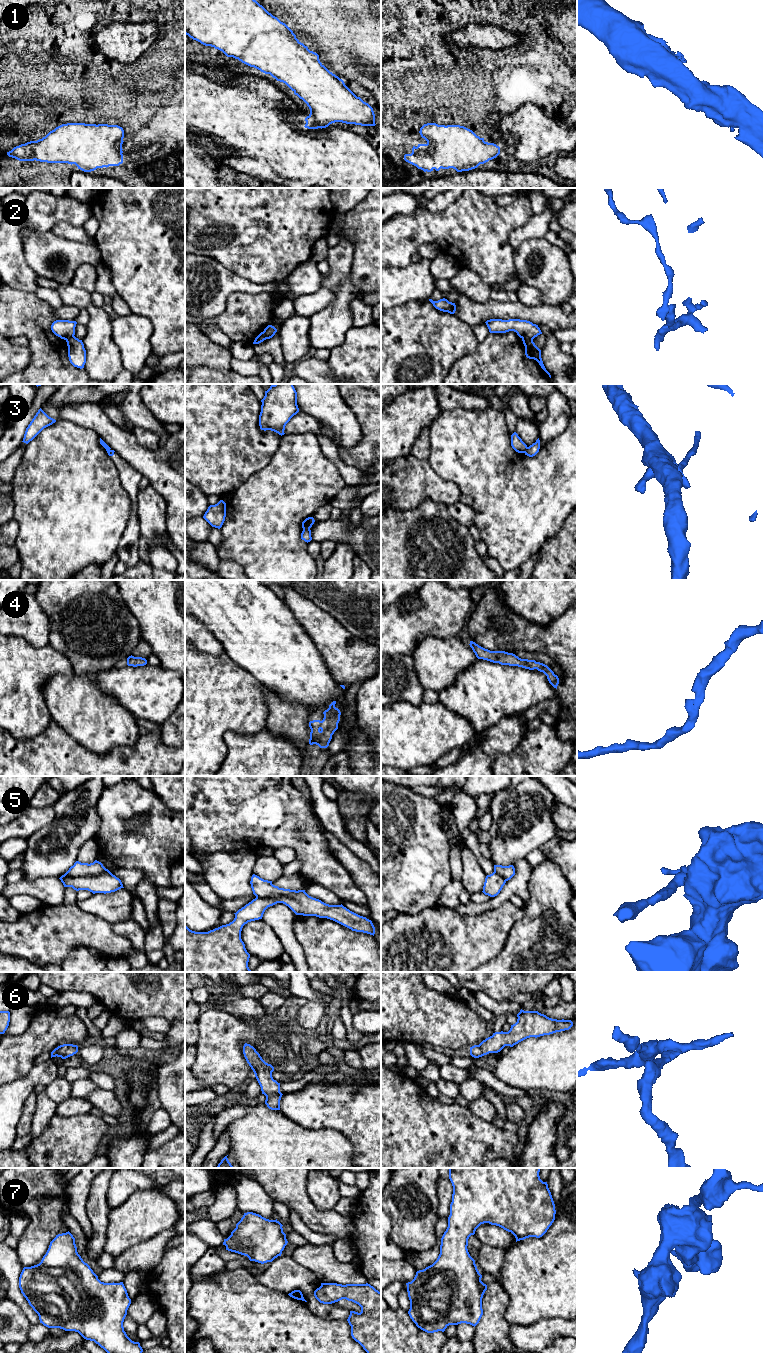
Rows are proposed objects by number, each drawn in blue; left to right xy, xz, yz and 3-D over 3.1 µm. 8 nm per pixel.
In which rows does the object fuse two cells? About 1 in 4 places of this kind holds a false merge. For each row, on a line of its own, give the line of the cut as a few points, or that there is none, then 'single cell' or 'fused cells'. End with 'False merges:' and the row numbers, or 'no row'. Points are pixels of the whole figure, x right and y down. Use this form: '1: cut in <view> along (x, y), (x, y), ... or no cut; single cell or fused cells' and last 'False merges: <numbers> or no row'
1: no cut; single cell
2: cut in yz along (522, 338), (532, 341); fused cells
3: cut in xz along (309, 528), (303, 530); fused cells
4: no cut; single cell
5: cut in xy along (107, 869), (91, 875), (62, 875), (59, 878); fused cells
6: no cut; single cell
7: no cut; single cell
False merges: 2, 3, 5

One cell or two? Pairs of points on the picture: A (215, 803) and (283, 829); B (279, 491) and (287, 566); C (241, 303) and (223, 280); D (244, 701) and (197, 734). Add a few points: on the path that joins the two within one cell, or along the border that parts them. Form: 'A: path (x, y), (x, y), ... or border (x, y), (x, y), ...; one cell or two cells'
A: path (232, 805), (258, 805), (267, 812); one cell
B: path (279, 510), (279, 547); one cell
C: border (257, 293), (233, 292), (220, 313); two cells
D: path (232, 701), (209, 722); one cell

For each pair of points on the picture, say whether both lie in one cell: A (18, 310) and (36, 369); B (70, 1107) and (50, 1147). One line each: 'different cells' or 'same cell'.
A: same cell
B: different cells

